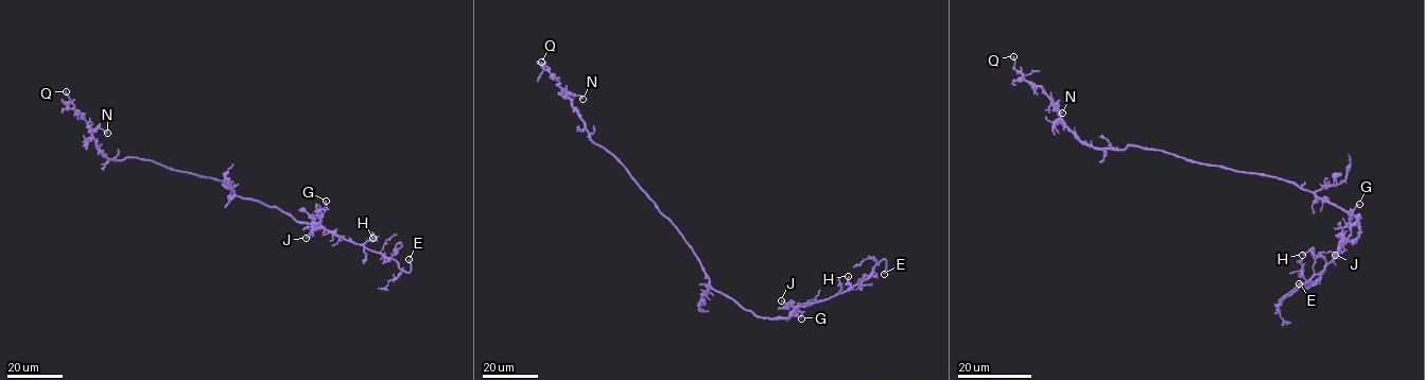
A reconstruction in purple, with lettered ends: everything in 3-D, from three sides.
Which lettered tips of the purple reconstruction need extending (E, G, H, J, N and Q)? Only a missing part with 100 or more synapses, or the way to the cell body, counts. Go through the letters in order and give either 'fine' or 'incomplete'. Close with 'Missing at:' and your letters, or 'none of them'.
E: incomplete
G: fine
H: fine
J: fine
N: fine
Q: fine
Missing at: E

